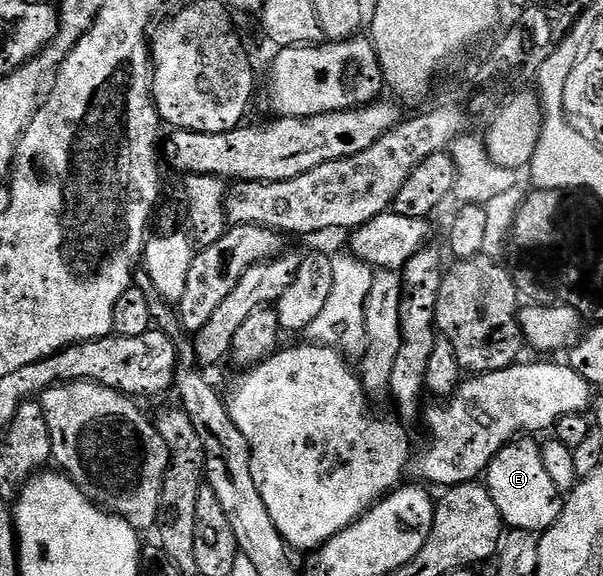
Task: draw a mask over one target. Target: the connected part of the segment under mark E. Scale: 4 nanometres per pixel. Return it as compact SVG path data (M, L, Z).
M521 437L509 443L503 450L489 462L487 472L487 486L491 497L501 513L501 518L506 524L515 530L529 530L536 533L544 533L559 521L563 506L562 492L558 491L555 481L551 481L551 473L547 473L547 465L543 465L541 447L533 444L529 437Z

